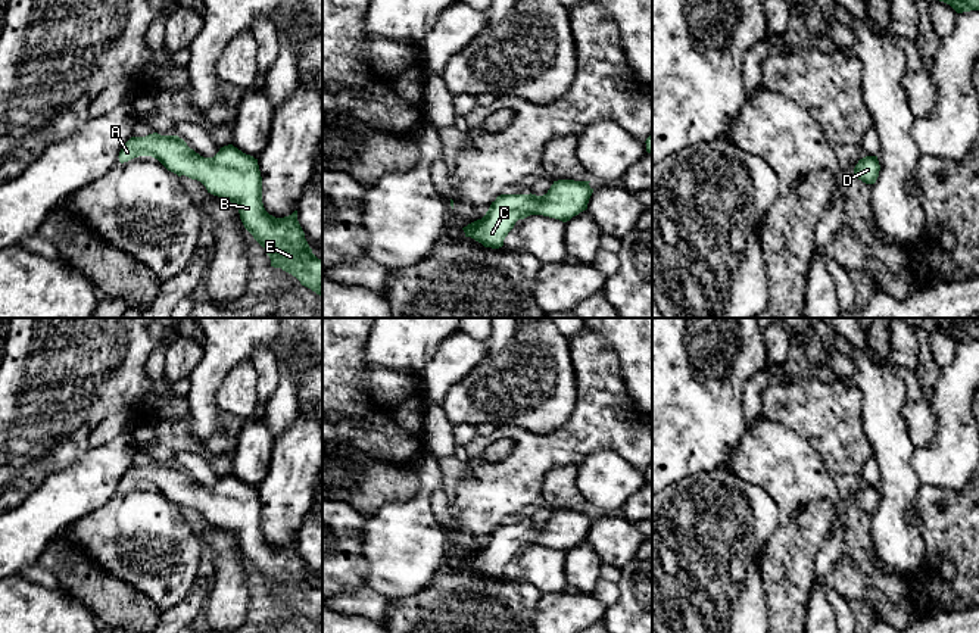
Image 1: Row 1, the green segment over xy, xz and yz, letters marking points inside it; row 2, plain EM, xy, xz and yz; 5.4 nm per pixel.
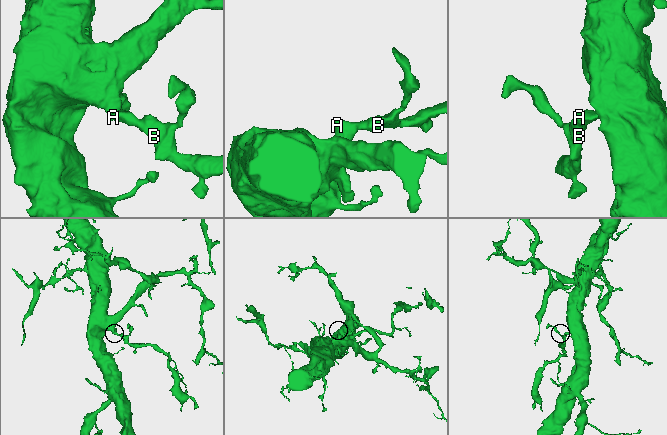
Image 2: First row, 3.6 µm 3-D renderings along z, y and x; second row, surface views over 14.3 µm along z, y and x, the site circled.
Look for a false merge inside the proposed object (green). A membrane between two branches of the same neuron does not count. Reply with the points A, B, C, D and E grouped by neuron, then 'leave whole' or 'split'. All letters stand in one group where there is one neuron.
A B C D E; leave whole

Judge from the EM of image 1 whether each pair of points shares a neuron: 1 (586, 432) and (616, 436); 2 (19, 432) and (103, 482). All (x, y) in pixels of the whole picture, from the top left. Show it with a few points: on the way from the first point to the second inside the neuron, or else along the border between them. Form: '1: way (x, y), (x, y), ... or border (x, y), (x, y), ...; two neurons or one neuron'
1: way (594, 432), (608, 432); one neuron
2: border (89, 448), (83, 452); two neurons

